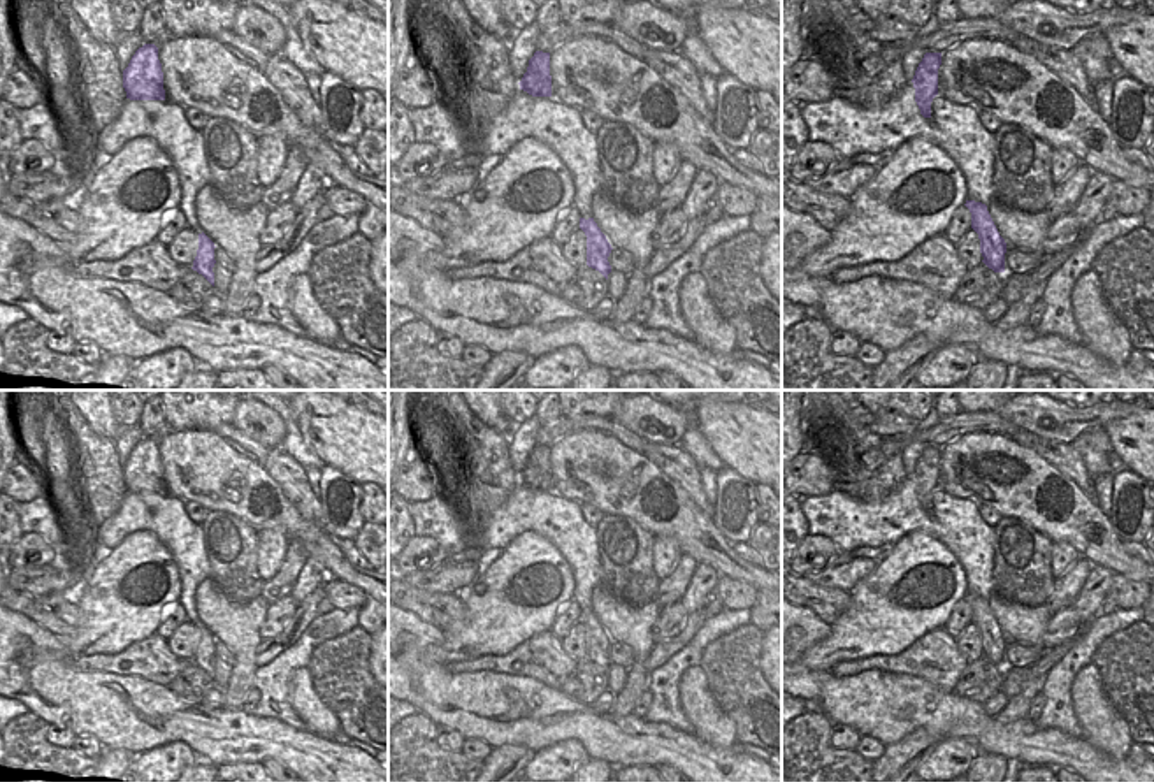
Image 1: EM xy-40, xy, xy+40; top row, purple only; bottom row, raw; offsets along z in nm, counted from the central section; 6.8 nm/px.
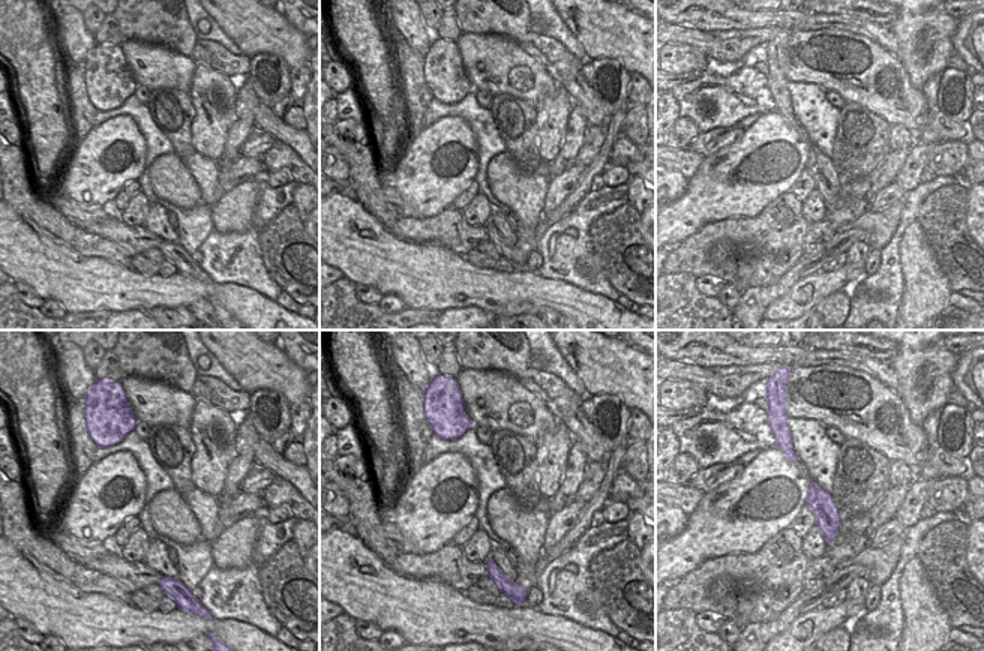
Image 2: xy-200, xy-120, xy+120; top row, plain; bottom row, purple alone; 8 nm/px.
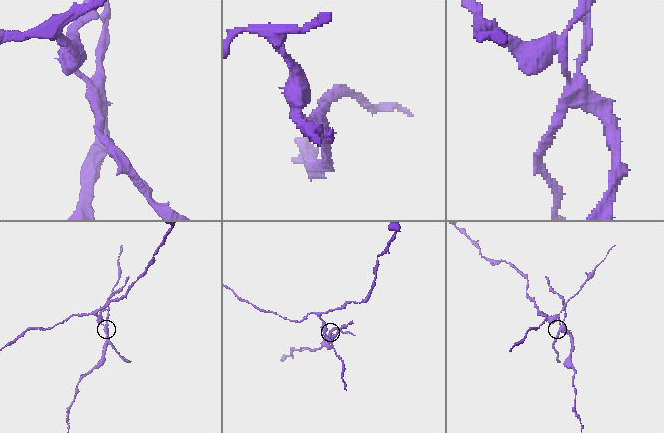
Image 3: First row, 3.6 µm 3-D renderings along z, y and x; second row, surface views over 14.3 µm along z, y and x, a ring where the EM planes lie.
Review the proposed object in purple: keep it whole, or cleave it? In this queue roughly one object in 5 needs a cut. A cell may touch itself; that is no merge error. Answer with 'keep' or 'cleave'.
cleave

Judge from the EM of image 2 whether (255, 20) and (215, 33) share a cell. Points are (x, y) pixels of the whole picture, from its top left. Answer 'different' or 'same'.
different

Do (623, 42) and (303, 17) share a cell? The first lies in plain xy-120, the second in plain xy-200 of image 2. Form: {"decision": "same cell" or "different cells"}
{"decision": "different cells"}

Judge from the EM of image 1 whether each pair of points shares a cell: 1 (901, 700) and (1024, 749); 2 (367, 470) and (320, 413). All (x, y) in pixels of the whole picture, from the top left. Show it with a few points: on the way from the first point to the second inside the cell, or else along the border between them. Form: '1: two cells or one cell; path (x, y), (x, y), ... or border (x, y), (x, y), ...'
1: one cell; path (931, 709), (944, 716), (966, 719), (995, 737)
2: one cell; path (362, 456), (334, 427)

